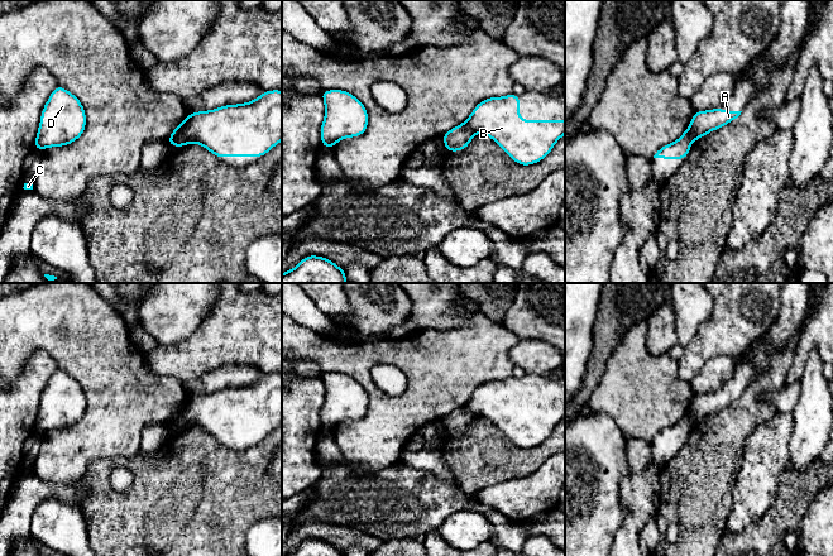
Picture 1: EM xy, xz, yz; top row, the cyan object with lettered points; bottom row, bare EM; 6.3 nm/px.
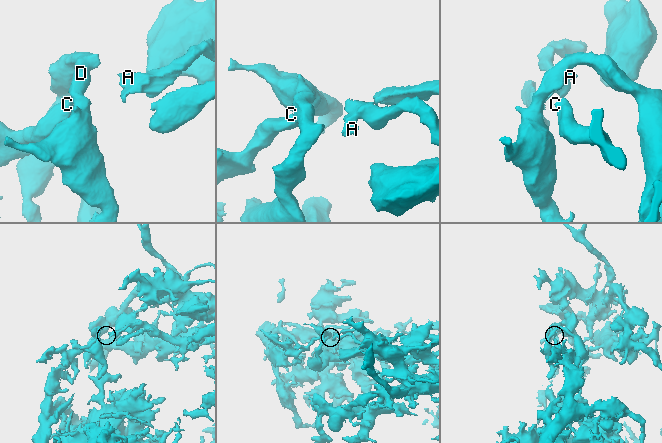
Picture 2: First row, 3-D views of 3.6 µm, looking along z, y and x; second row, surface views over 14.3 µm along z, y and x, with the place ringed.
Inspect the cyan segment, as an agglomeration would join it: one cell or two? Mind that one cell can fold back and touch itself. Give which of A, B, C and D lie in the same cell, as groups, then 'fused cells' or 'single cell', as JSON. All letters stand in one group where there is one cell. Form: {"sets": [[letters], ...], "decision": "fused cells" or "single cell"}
{"sets": [["A"], ["B", "C", "D"]], "decision": "fused cells"}

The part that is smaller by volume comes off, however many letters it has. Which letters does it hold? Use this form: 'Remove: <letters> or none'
Remove: A

